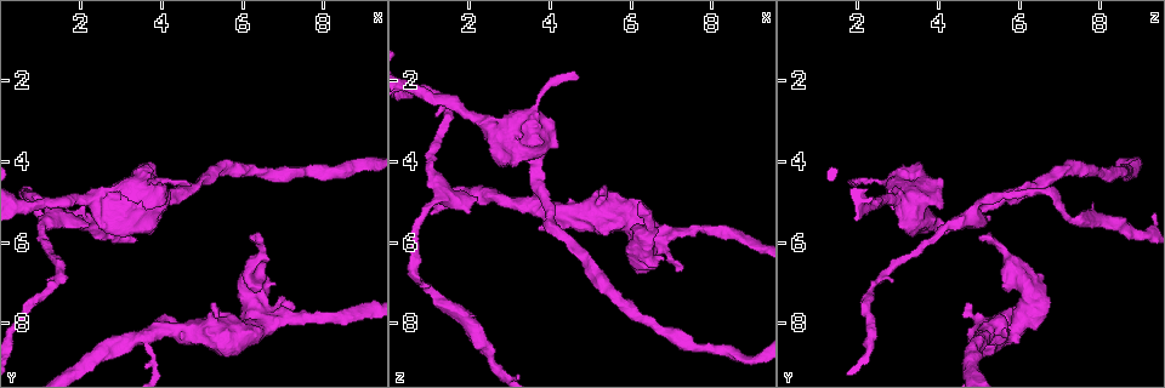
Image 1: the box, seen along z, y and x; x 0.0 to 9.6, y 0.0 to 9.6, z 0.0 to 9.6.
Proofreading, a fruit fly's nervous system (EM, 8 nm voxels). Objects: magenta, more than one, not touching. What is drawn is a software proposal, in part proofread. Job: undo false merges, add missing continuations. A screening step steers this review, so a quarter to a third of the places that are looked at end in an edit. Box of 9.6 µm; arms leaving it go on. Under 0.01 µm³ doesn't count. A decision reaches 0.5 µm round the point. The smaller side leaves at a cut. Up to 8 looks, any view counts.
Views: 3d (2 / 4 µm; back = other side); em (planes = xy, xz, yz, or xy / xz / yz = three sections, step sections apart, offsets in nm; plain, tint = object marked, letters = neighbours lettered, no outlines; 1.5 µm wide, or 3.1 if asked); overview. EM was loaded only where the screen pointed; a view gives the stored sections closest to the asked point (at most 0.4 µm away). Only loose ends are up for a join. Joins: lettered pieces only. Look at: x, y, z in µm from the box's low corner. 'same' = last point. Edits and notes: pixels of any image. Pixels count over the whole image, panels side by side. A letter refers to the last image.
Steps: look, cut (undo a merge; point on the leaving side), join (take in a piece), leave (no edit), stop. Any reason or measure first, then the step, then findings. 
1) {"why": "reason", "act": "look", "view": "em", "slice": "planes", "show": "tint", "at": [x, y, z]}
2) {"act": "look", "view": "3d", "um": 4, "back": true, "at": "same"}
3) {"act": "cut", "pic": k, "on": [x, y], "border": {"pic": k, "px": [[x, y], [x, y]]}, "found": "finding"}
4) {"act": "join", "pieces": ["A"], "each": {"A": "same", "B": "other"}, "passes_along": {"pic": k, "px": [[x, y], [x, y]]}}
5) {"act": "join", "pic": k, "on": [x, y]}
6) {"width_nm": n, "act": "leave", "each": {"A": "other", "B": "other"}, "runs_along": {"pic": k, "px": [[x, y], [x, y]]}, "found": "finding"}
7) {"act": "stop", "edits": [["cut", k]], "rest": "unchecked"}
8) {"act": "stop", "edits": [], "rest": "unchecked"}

{"why": "sudden change in width", "act": "look", "view": "em", "slice": "planes", "show": "letters", "at": [3.70, 8.70, 4.85]}

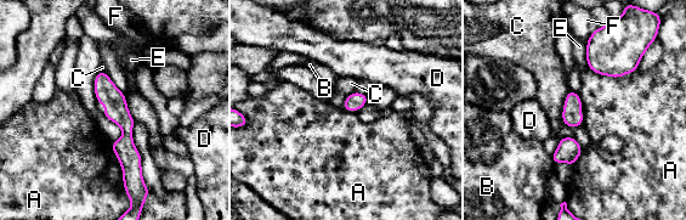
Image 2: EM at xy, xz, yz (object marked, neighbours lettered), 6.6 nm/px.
{"act": "leave", "each": {"A": "other", "B": "other", "C": "other", "D": "other", "E": "other", "F": "other"}, "border": {"pic": 2, "px": [[109, 142], [122, 169], [125, 192]]}, "found": "all the same neuron"}

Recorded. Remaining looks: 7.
{"why": "sharp bend", "act": "look", "view": "3d", "um": 2, "at": [0.60, 4.75, 6.70]}

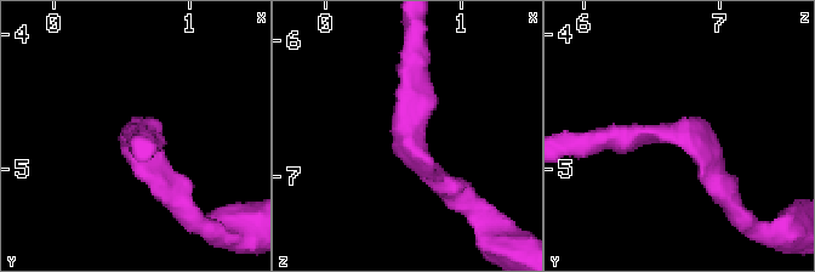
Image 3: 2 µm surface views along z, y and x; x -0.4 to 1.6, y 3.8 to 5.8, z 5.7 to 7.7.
{"arm_widths_nm": [170, 190], "act": "look", "view": "em", "slice": "planes", "show": "tint", "at": [0.62, 4.72, 6.74]}

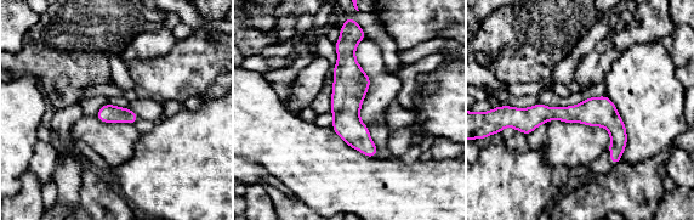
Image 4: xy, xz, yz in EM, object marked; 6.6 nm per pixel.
{"why": "see the neighbours", "act": "look", "view": "em", "slice": "planes", "show": "letters", "at": "same"}

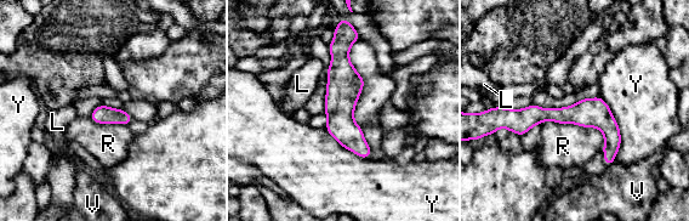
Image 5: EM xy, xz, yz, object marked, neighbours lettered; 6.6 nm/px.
{"longest_contact_nm": ["Y", 460], "act": "leave", "each": {"L": "other", "R": "other", "V": "other", "Y": "other"}, "runs_along": {"pic": 5, "px": [[337, 52], [341, 126], [366, 154]]}, "found": "all the same neuron"}

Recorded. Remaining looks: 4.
{"why": "thin arm on a thick one", "act": "look", "view": "3d", "um": 4, "at": [2.40, 5.00, 3.10]}

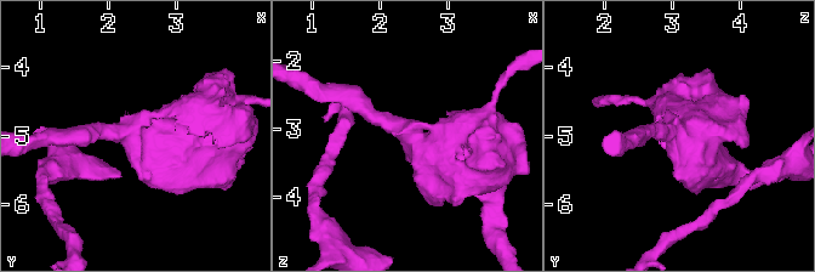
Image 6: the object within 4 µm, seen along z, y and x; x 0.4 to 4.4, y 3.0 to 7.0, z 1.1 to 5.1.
{"act": "look", "view": "em", "um": 3.1, "slice": "planes", "show": "tint", "at": [2.50, 4.95, 3.15]}

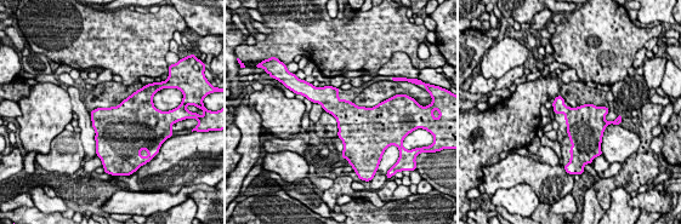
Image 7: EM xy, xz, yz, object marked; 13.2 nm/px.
{"why": "what lies round it", "act": "look", "view": "em", "um": 3.1, "slice": "planes", "show": "letters", "at": "same"}

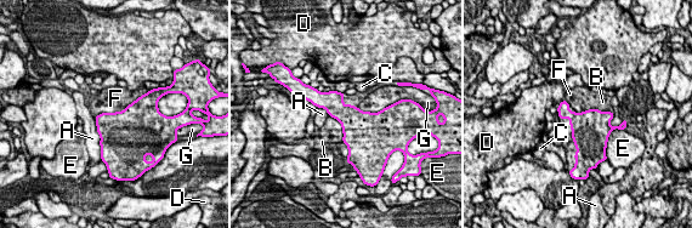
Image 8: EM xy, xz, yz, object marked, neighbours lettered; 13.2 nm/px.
{"longest_contact_nm": ["F", 700], "act": "leave", "each": {"A": "other", "B": "other", "C": "other", "D": "other", "E": "other", "F": "other", "G": "other"}, "border": {"pic": 8, "px": [[142, 95], [95, 118]]}, "found": "one neuron here"}

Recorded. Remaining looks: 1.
{"act": "stop", "edits": [], "rest": "unchecked"}

